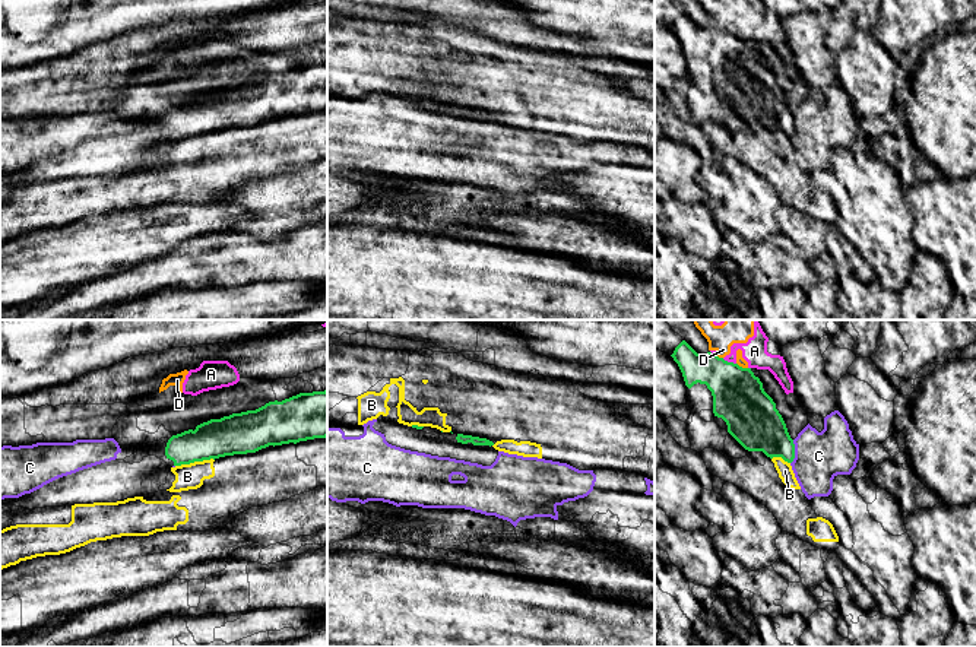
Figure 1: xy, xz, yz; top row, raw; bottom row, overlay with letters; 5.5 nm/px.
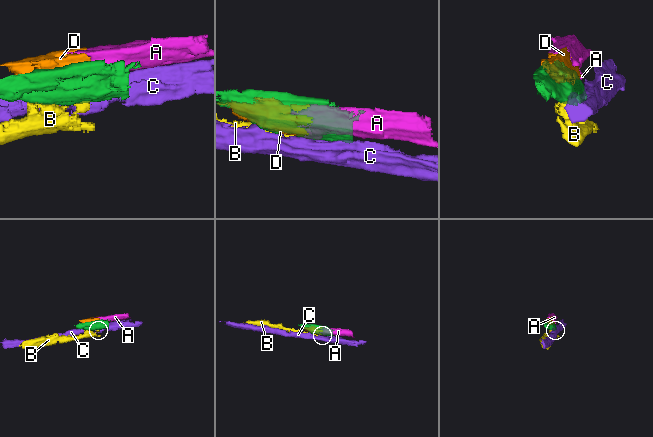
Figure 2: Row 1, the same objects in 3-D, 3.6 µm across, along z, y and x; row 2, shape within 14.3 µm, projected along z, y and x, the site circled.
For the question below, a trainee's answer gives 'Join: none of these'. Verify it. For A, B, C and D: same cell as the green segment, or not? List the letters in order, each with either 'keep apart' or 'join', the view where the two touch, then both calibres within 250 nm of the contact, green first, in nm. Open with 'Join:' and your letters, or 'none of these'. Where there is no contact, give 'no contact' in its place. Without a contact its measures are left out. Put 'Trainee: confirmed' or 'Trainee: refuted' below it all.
Join: none of these
A: keep apart; meets green in yz; 280 nm thick on the green side, 140 nm on the other
B: keep apart; meets green in xy; 220 nm thick on the green side, 140 nm on the other
C: keep apart; meets green in yz; 280 nm thick on the green side, 280 nm on the other
D: keep apart; meets green in yz; 280 nm thick on the green side, 50 nm on the other
Trainee: confirmed

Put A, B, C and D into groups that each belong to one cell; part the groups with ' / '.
A D / B / C

